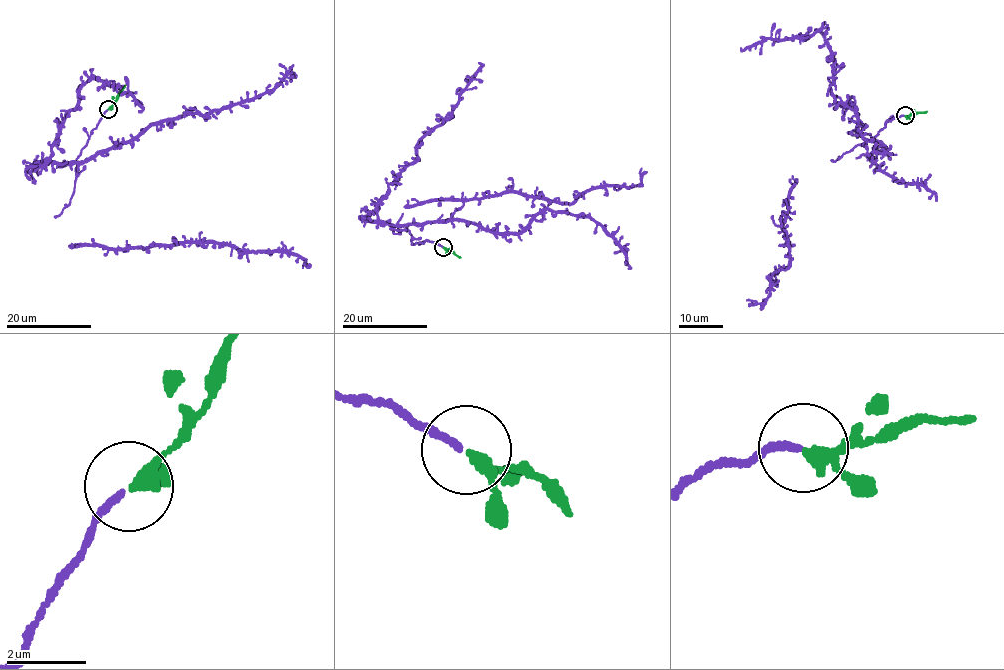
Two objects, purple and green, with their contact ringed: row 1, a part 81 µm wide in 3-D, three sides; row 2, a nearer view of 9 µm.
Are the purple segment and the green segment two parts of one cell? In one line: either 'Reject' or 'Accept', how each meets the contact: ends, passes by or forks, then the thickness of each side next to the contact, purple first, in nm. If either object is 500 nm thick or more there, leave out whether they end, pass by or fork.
Accept. At the ring purple ends. At the ring green passes by. Thickness 160 nm (purple) against 240 nm

